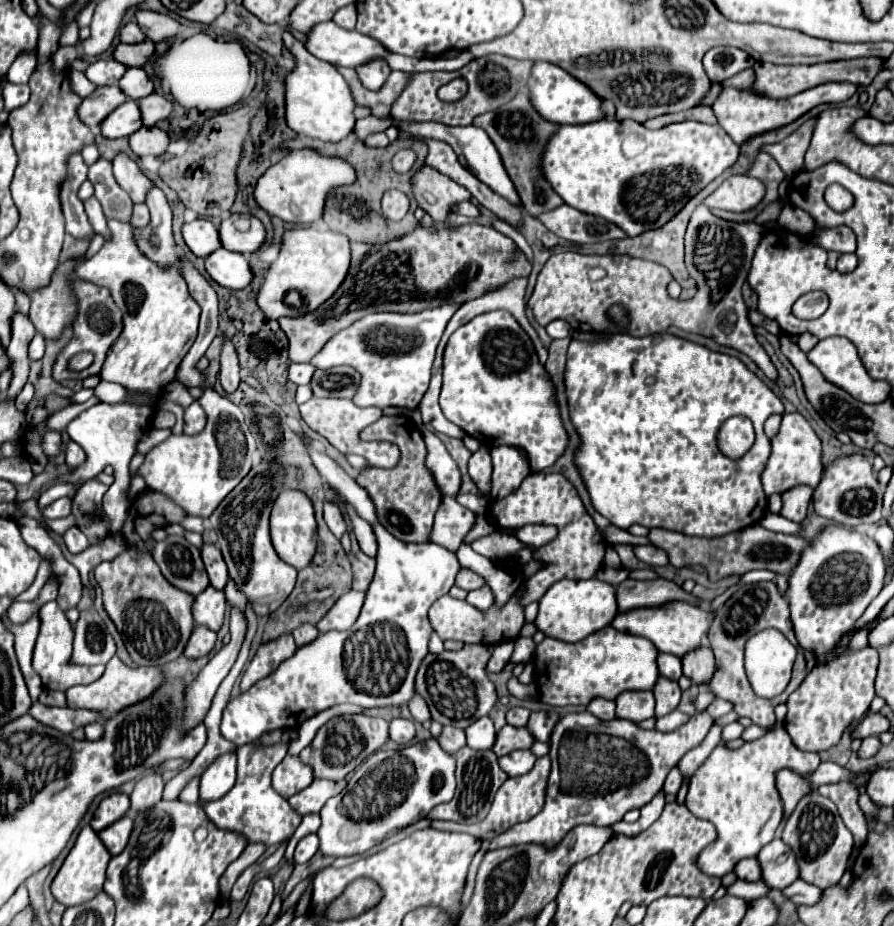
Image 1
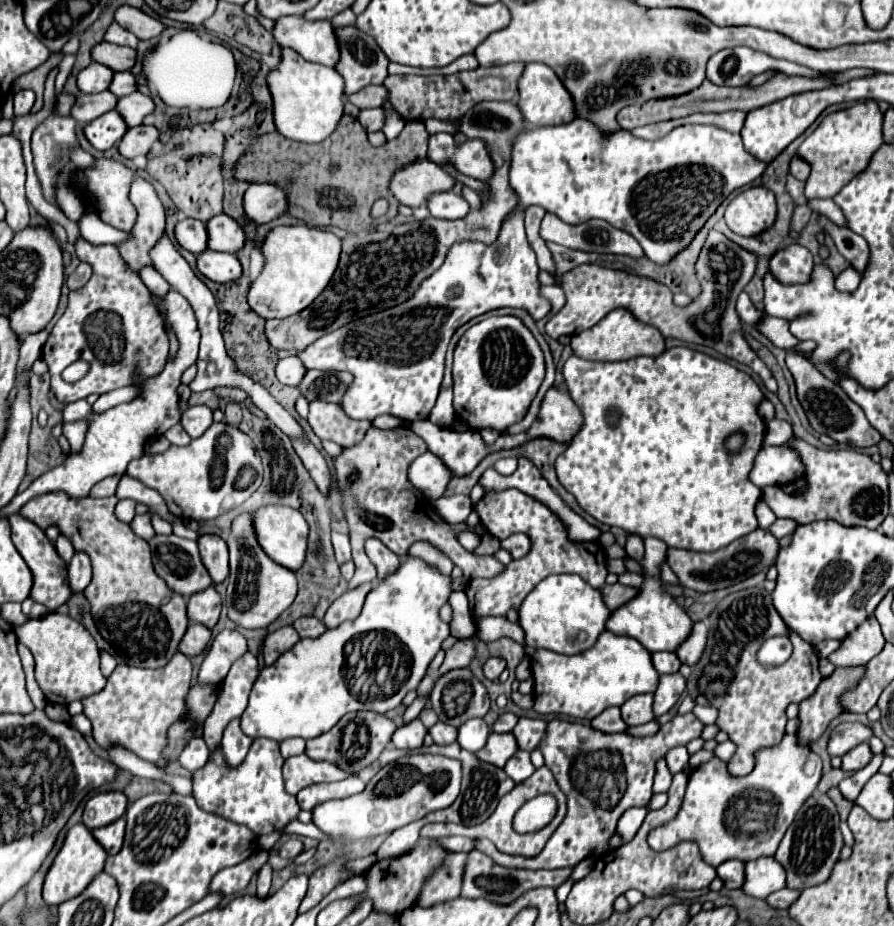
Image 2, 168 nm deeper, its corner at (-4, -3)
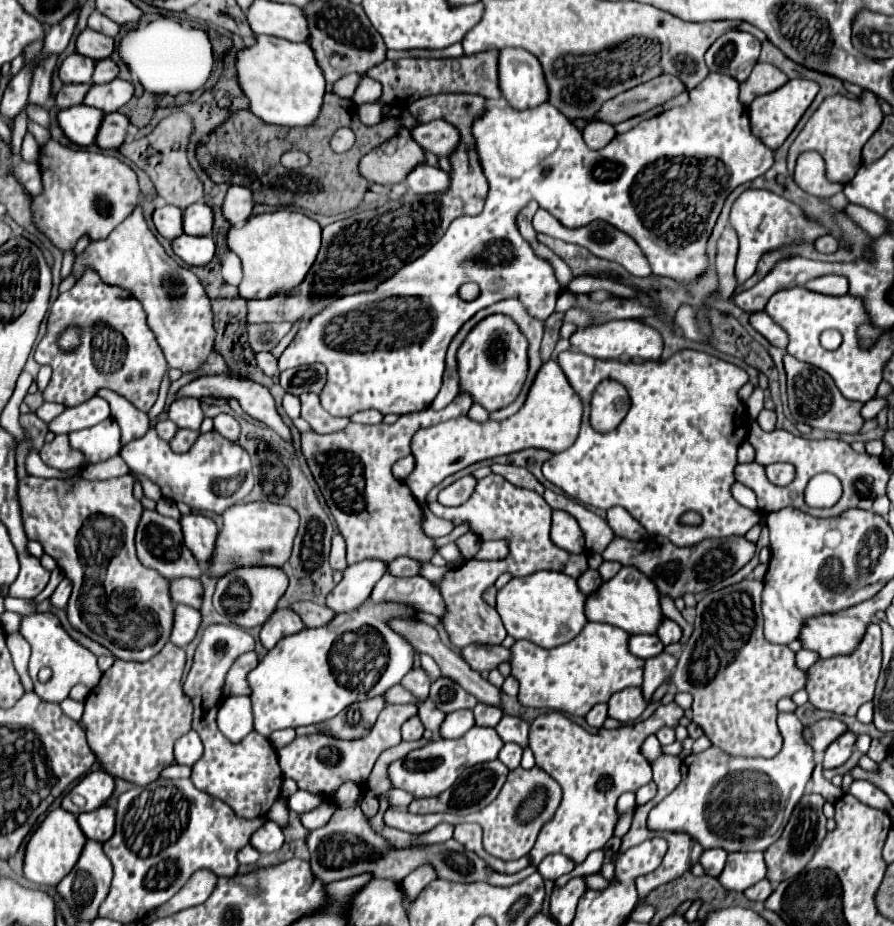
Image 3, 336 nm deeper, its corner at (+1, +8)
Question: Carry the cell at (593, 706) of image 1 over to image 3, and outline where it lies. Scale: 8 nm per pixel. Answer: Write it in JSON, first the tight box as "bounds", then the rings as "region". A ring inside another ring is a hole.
{"bounds":[586,703,606,729],"region":[[[600,703],[600,705],[596,705],[594,709],[590,709],[590,713],[586,715],[586,723],[590,725],[590,727],[596,727],[596,729],[600,729],[602,727],[602,723],[606,721],[606,705],[604,703]]]}

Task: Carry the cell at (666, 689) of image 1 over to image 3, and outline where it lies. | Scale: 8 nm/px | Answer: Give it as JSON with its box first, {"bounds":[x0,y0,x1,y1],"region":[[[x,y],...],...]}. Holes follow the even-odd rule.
{"bounds":[642,651,676,701],"region":[[[666,651],[644,661],[642,693],[644,693],[644,699],[646,699],[646,701],[648,701],[648,699],[654,695],[654,691],[664,683],[664,679],[670,677],[674,665],[676,665],[676,657],[670,655],[670,653],[666,653]]]}

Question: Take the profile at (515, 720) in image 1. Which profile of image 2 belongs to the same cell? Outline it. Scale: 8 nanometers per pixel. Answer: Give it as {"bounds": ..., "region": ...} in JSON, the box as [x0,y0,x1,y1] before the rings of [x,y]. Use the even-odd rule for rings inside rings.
{"bounds":[493,712,517,732],"region":[[[503,712],[501,716],[499,716],[499,720],[493,724],[493,732],[511,732],[513,728],[515,728],[515,724],[517,724],[517,716],[515,714],[509,714],[509,712]]]}

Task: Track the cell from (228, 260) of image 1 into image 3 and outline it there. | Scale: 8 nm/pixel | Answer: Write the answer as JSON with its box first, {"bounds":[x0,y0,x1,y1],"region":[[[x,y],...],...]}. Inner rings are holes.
{"bounds":[172,235,216,265],"region":[[[180,235],[172,241],[172,251],[188,265],[206,265],[214,257],[216,245],[212,237]]]}

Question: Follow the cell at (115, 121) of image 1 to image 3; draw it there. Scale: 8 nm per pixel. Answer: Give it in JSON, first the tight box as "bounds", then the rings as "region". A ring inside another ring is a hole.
{"bounds":[56,105,104,147],"region":[[[86,105],[68,107],[68,109],[58,111],[58,115],[56,115],[62,133],[74,145],[80,145],[80,147],[88,147],[94,143],[102,117],[104,117],[104,113],[98,113],[98,109],[90,109]]]}

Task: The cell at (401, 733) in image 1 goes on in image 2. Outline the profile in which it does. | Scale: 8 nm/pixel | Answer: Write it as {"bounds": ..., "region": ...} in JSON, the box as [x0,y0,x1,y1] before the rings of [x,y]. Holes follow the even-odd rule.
{"bounds":[393,718,427,750],"region":[[[415,718],[413,722],[401,726],[395,730],[393,734],[393,744],[397,748],[403,748],[403,750],[413,750],[413,748],[421,748],[423,746],[423,736],[425,736],[427,728],[421,724],[419,718]]]}

